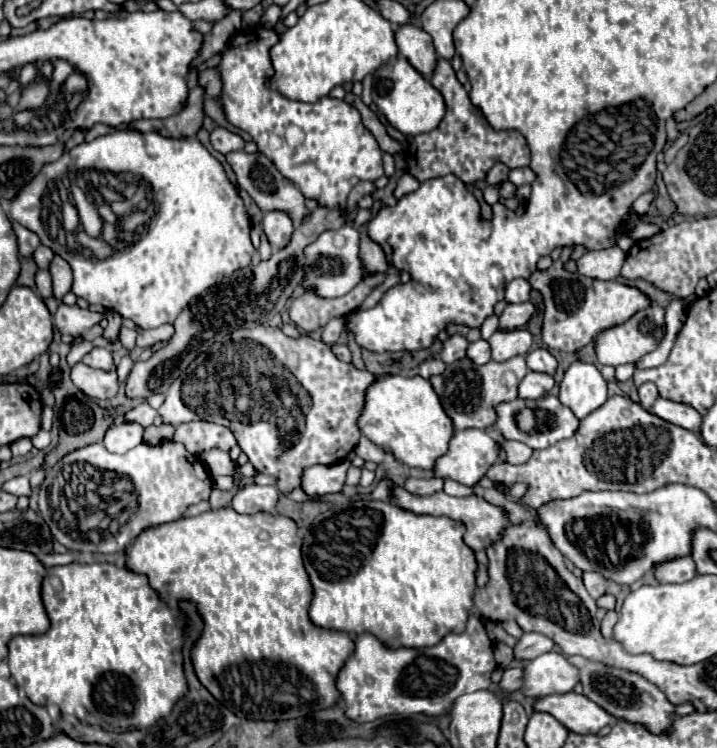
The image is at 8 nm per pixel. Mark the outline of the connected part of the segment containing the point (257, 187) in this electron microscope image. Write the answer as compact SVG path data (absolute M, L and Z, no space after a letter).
M233 151L233 153L227 155L227 161L233 167L237 183L241 185L241 189L245 189L253 197L253 201L259 205L259 209L263 213L267 213L267 211L287 211L287 215L291 215L293 223L301 223L303 219L307 219L309 209L305 205L303 193L289 179L285 179L263 153L249 155L245 151Z

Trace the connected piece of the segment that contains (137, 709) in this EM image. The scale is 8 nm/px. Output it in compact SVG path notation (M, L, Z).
M71 563L71 565L63 565L63 567L51 567L51 569L47 569L47 575L43 579L41 597L43 597L45 611L51 619L49 631L43 635L33 635L33 637L13 637L9 641L9 657L7 657L11 677L15 679L17 687L21 687L35 705L51 705L53 703L53 705L59 705L61 711L71 711L71 713L77 713L77 709L81 705L99 725L107 723L101 727L129 731L129 729L147 729L153 723L157 723L161 717L167 717L171 713L171 707L187 693L187 681L183 675L183 657L181 657L181 633L177 629L179 613L169 609L159 599L159 595L149 587L145 575L137 575L133 571L119 569L111 563L91 563L91 565Z

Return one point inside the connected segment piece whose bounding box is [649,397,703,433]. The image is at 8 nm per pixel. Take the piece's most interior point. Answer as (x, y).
(681, 415)

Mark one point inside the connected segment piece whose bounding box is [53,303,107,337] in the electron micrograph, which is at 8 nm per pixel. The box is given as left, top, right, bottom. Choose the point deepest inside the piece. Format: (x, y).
(71, 320)

